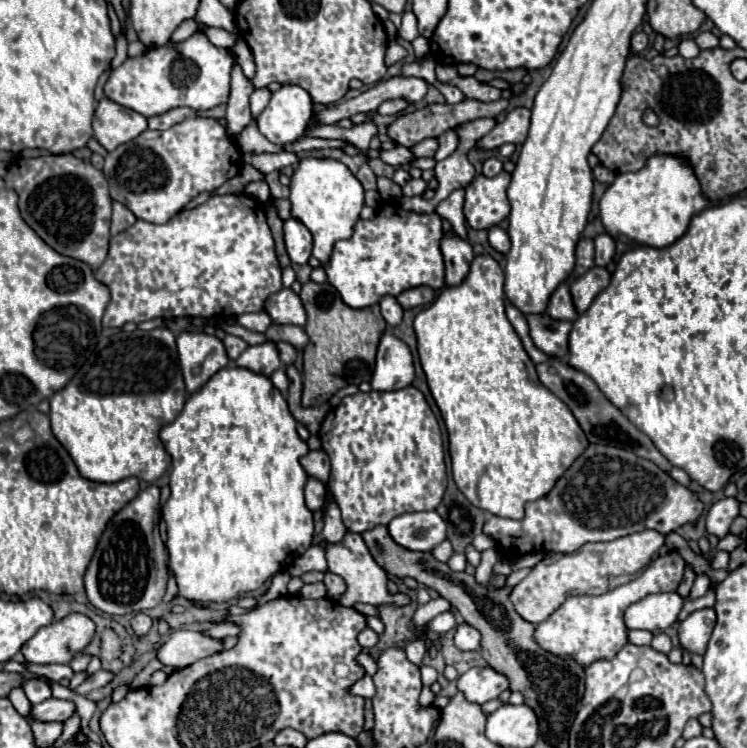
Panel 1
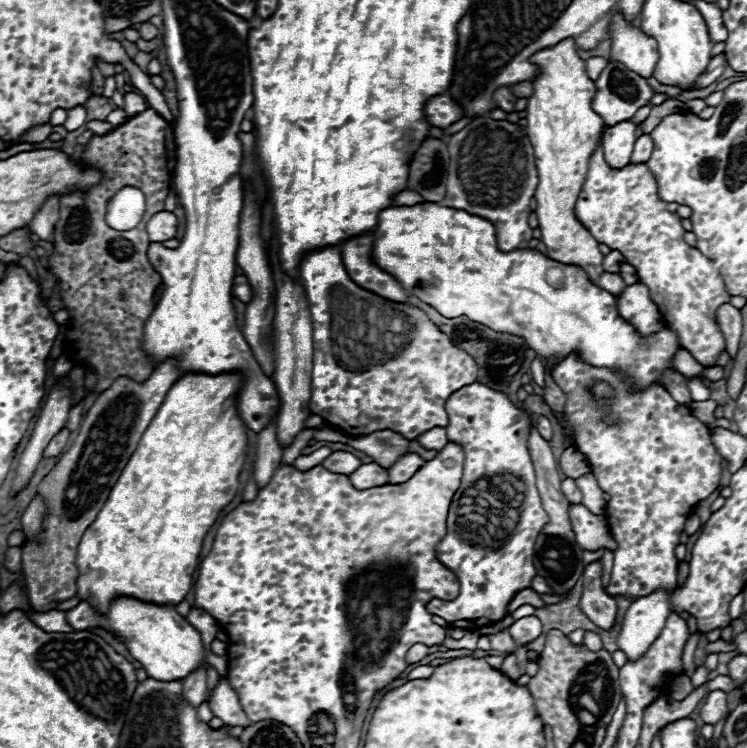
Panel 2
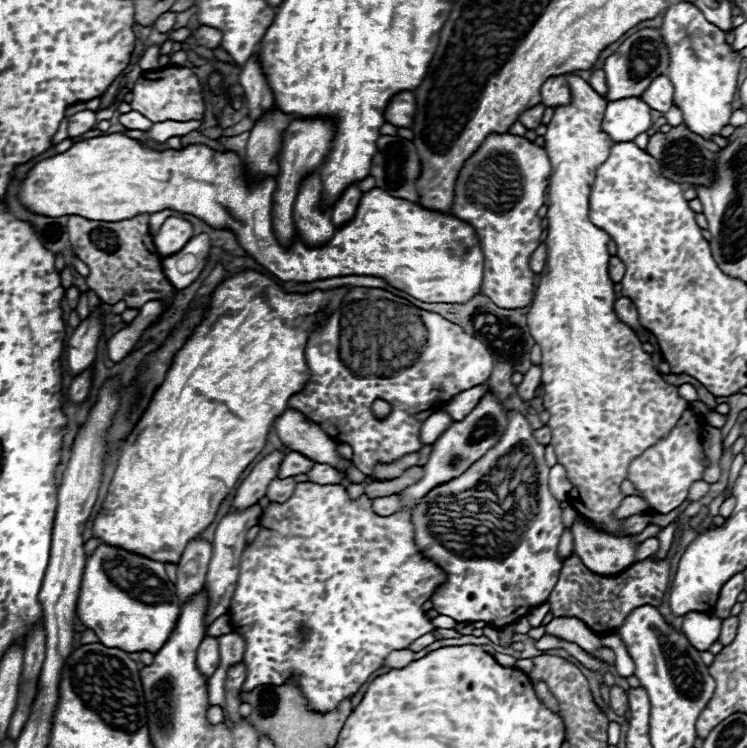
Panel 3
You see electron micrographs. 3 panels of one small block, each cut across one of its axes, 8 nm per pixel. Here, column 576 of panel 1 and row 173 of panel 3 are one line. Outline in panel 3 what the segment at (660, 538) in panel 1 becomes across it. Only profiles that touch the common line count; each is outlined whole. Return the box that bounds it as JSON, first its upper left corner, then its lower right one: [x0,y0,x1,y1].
[528,76,688,534]

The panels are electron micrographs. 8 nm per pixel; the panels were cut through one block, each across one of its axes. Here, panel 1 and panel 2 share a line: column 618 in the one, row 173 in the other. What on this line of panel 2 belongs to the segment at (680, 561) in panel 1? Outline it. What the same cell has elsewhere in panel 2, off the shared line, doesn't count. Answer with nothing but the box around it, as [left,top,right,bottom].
[574,146,730,366]

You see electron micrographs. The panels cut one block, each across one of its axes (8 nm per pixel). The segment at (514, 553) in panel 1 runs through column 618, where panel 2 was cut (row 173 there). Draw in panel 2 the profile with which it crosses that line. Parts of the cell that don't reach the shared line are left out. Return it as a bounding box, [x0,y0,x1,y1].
[440,116,538,252]

